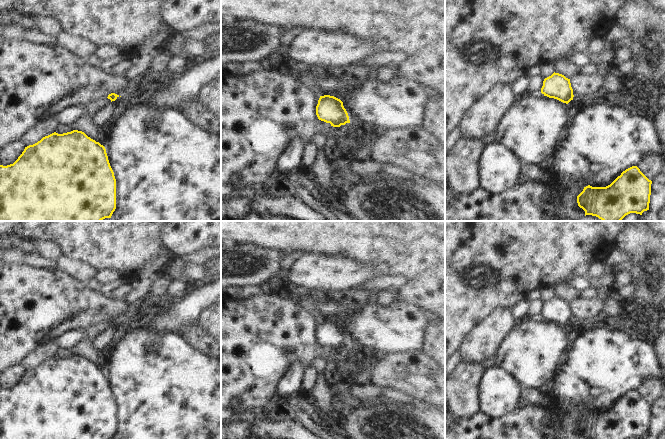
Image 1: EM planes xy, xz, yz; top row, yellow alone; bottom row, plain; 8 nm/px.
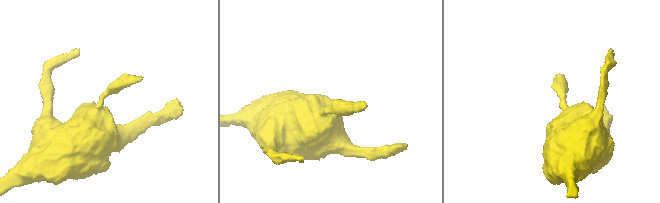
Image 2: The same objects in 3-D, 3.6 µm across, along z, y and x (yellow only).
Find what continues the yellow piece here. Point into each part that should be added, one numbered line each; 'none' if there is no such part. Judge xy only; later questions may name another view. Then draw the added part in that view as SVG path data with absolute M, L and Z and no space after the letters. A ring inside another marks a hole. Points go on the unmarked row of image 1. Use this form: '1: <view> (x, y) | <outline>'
none

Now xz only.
none

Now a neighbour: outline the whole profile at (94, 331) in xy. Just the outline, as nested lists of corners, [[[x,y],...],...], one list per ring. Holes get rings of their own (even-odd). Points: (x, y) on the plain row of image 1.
[[[98,322],[85,331],[86,337],[89,339],[90,342],[93,342],[96,337],[98,337],[103,332],[108,331],[110,327],[111,324],[108,322]]]

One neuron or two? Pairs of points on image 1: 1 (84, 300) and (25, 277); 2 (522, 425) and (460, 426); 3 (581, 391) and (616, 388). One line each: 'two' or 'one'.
1: one
2: one
3: one

